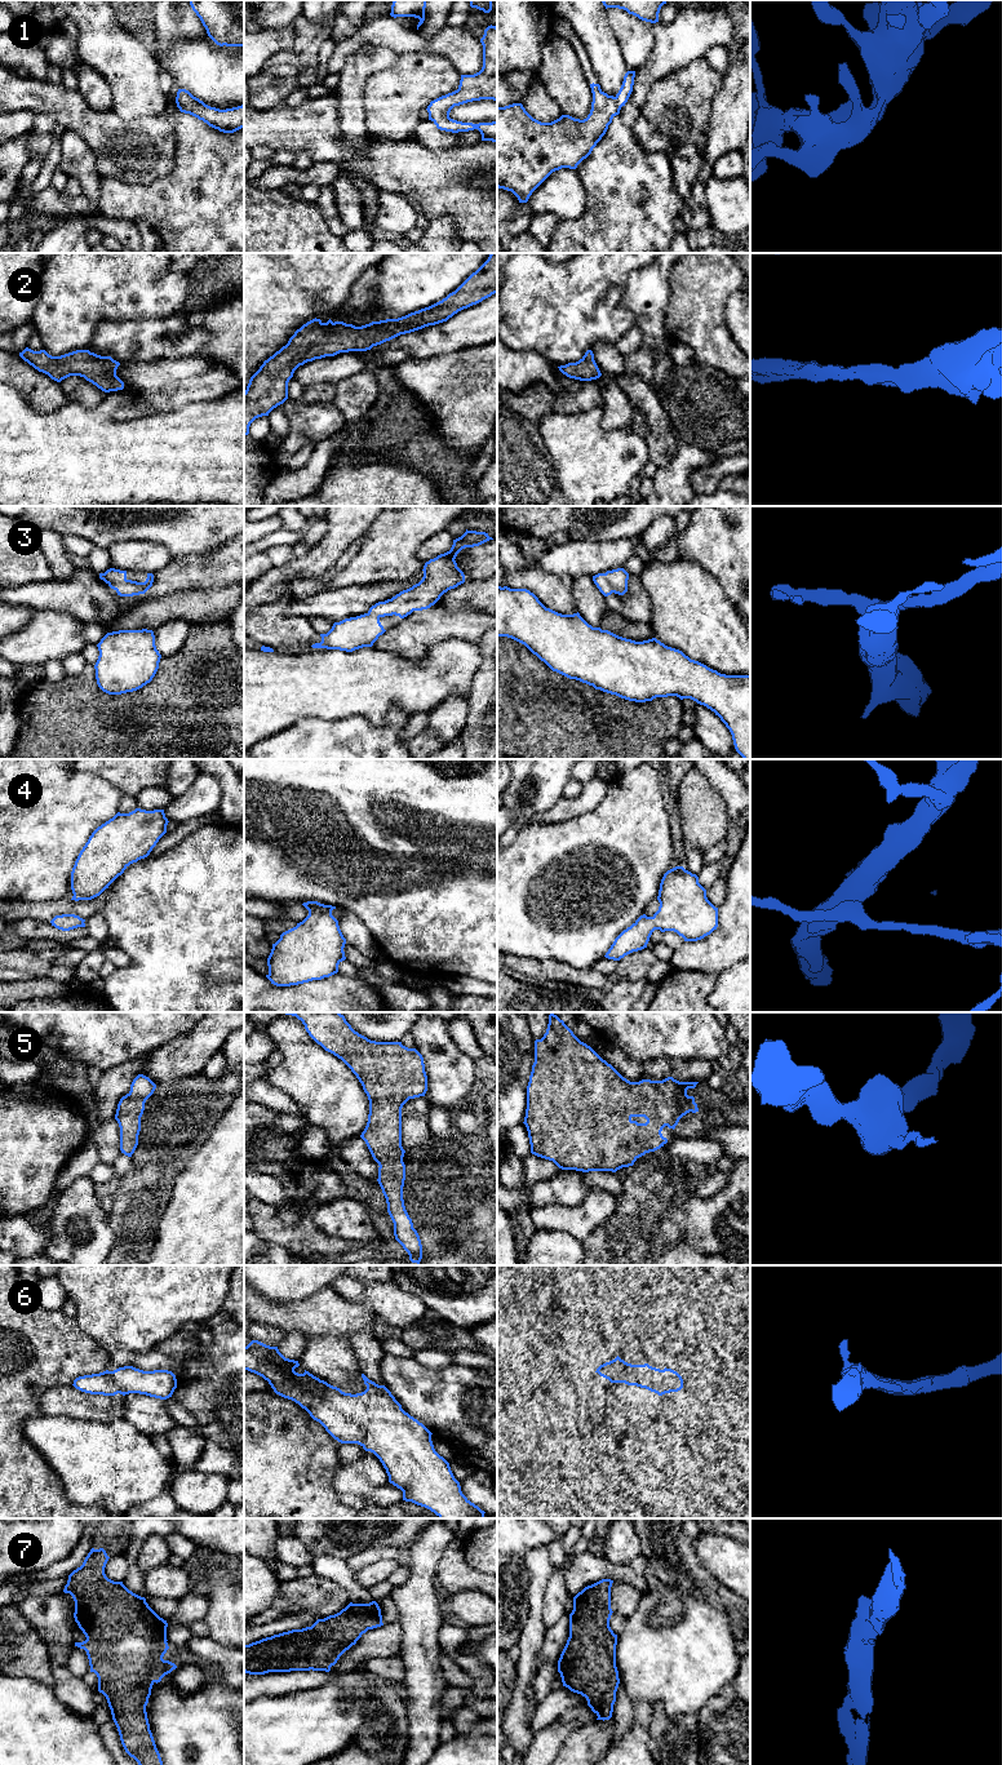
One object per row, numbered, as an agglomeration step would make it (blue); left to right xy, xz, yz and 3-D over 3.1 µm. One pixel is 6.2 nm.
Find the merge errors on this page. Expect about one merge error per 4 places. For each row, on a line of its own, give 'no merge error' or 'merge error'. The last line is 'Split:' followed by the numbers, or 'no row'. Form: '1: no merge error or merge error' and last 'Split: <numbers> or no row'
1: no merge error
2: no merge error
3: no merge error
4: no merge error
5: no merge error
6: no merge error
7: no merge error
Split: no row

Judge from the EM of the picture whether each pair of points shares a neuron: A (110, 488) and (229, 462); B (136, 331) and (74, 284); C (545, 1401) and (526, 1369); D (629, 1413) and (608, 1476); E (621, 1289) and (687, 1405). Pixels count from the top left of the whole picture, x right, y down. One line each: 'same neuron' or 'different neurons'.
A: same neuron
B: different neurons
C: different neurons
D: same neuron
E: different neurons

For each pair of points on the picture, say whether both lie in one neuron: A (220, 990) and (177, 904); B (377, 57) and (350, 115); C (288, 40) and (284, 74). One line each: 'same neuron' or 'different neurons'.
A: same neuron
B: same neuron
C: different neurons

